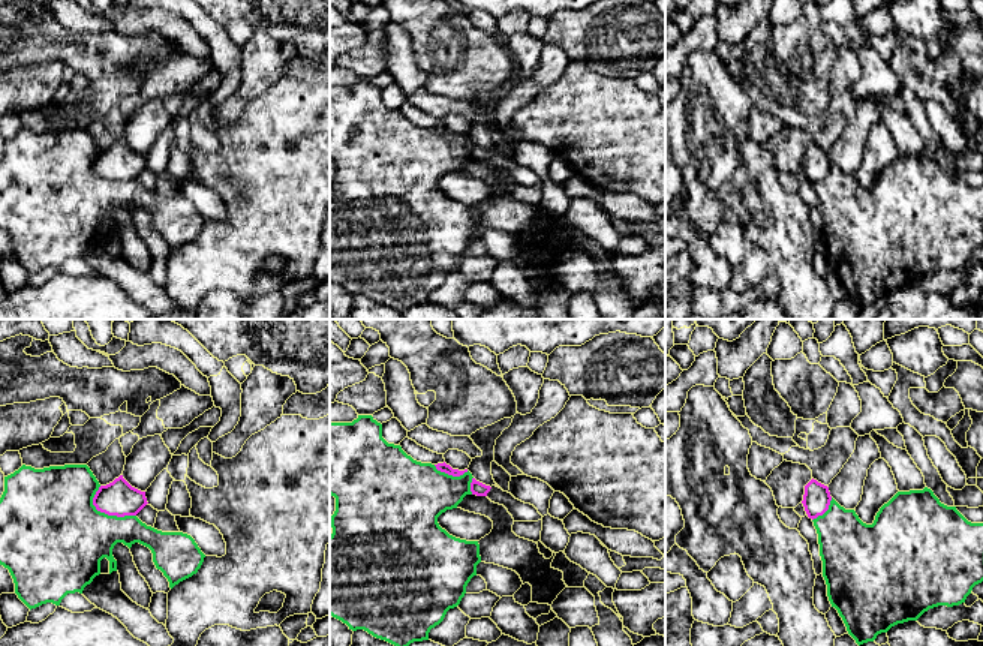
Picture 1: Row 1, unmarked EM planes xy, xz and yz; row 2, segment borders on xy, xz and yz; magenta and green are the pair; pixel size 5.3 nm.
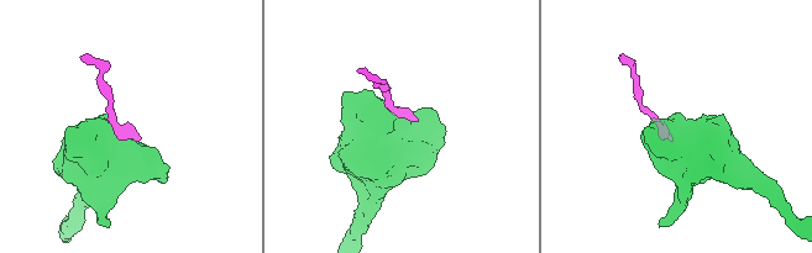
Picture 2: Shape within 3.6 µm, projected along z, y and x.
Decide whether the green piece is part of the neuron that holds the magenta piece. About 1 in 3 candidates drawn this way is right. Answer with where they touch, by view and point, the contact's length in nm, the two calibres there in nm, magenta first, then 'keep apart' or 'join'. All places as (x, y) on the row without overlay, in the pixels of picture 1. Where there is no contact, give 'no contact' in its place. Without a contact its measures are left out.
xy (105, 177) | 260 nm | 190/440 nm | keep apart

